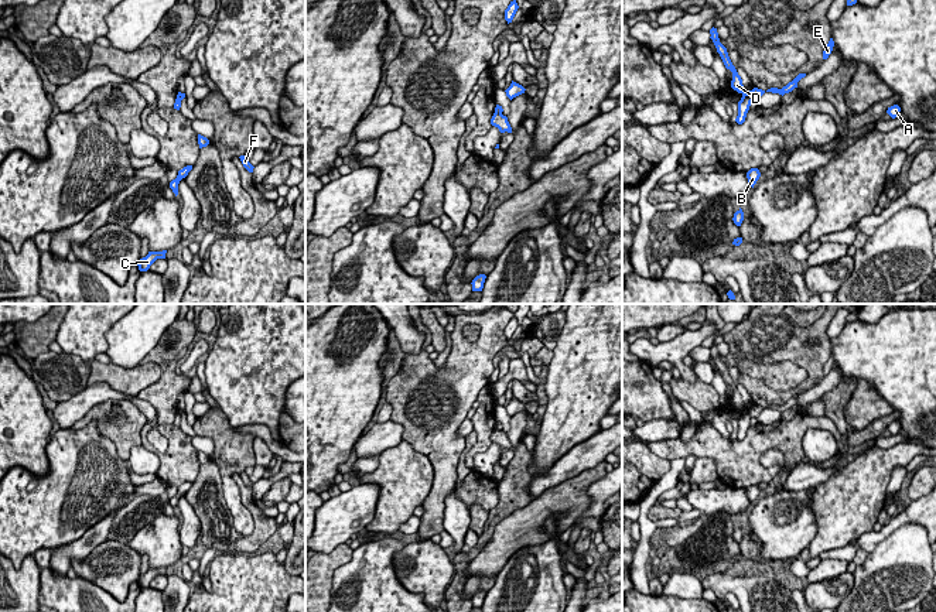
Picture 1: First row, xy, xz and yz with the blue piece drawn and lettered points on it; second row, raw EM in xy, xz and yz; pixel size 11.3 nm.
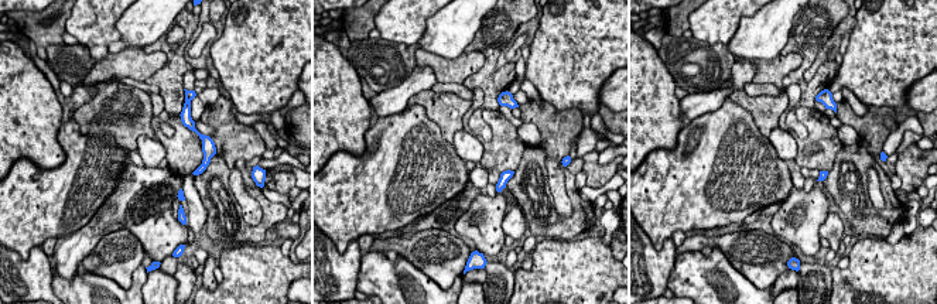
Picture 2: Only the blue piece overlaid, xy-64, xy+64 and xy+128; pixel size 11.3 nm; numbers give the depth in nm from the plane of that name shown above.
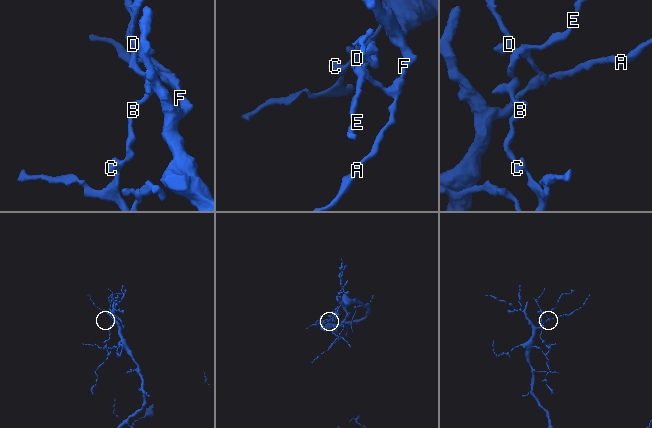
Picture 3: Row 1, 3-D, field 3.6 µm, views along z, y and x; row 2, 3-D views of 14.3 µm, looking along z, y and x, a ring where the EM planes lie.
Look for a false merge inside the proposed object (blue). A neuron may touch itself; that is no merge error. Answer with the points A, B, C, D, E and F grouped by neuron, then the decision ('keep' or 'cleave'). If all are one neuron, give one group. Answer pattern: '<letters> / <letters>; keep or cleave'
A E F / B C D; cleave

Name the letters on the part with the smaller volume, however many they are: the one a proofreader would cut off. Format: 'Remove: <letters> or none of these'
Remove: B, C, D

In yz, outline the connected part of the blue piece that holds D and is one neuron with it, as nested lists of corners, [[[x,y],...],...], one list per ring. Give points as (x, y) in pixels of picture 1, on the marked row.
[[[713,27],[710,30],[710,34],[711,34],[710,38],[713,40],[713,42],[714,42],[715,48],[717,48],[717,52],[720,54],[725,68],[732,72],[731,88],[742,95],[741,100],[738,102],[738,116],[735,119],[735,122],[738,124],[742,124],[745,122],[747,113],[749,110],[751,100],[748,98],[748,93],[744,90],[742,79],[738,75],[735,66],[732,65],[732,62],[731,62],[731,59],[728,57],[727,48],[720,42],[717,28]]]

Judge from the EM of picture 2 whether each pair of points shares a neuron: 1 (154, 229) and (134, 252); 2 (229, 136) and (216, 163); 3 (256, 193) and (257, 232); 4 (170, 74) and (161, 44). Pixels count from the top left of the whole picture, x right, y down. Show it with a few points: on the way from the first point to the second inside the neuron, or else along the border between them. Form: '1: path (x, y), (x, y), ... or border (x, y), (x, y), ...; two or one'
1: border (127, 229), (140, 242), (146, 255); two
2: border (216, 153), (229, 170), (231, 187); two
3: path (264, 202), (267, 207), (267, 222); one
4: path (171, 67), (171, 54), (168, 51); one

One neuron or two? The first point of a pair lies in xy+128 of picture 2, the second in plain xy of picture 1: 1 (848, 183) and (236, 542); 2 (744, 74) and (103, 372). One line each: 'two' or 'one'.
1: one
2: two

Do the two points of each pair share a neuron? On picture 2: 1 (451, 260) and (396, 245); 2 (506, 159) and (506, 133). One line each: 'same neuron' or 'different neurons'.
1: same neuron
2: same neuron

